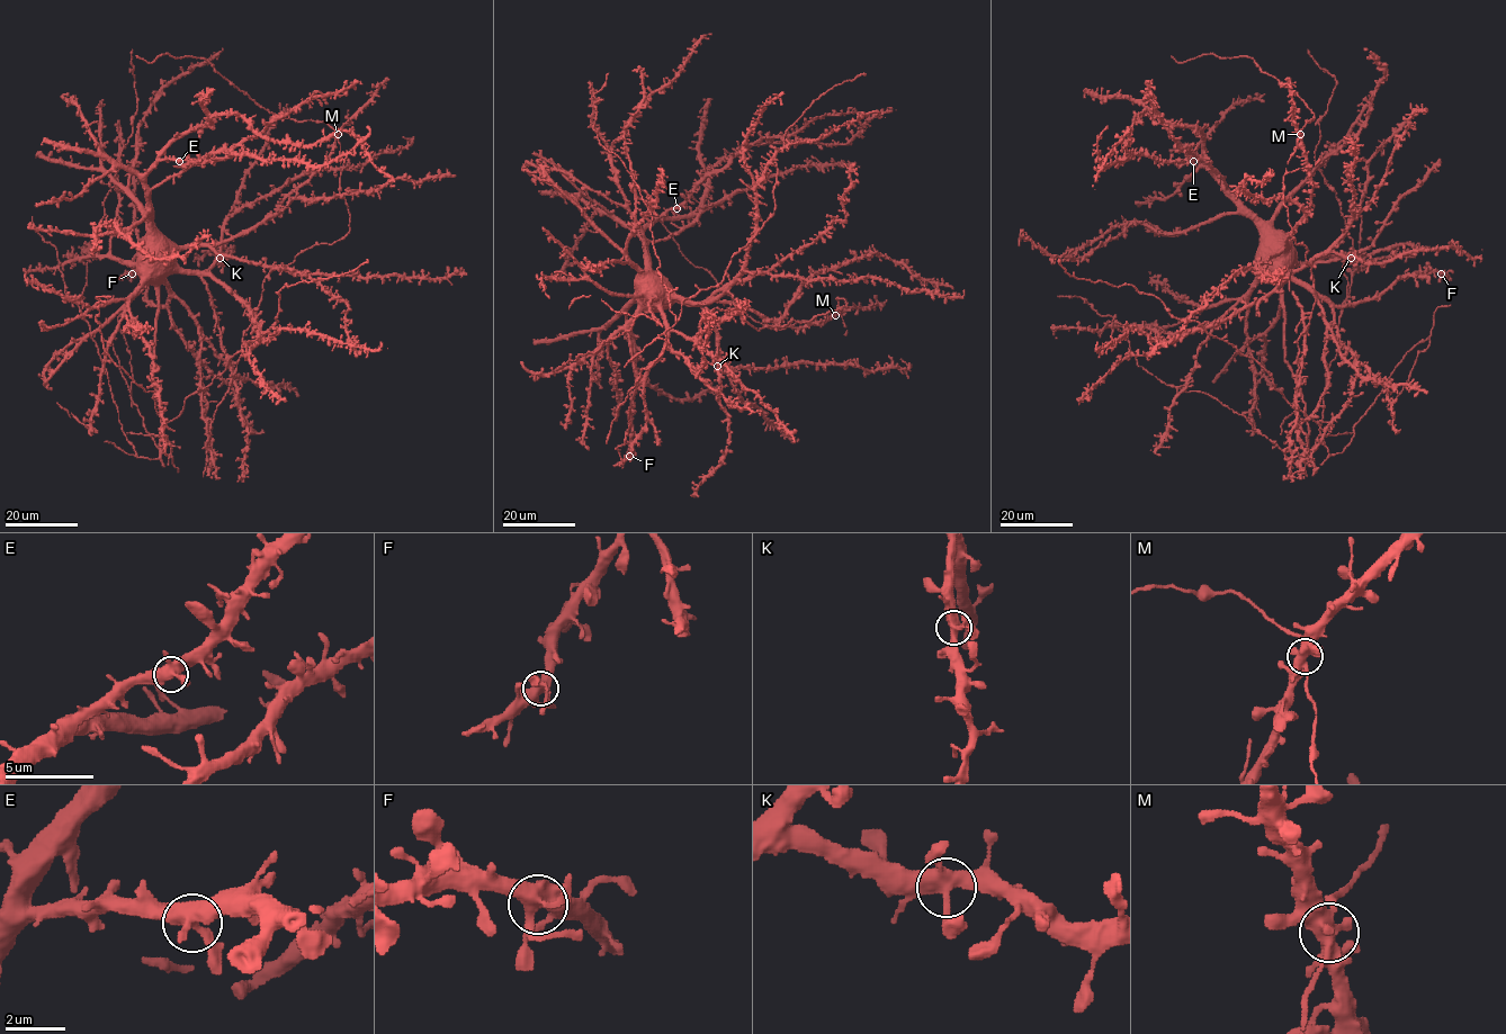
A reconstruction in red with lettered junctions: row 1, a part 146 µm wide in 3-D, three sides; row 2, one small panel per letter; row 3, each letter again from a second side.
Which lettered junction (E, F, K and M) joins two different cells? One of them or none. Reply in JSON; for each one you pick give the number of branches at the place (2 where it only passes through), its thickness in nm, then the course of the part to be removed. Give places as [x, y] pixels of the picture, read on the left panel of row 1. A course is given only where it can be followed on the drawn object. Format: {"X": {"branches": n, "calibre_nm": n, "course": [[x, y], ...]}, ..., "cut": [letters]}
{"cut": []}

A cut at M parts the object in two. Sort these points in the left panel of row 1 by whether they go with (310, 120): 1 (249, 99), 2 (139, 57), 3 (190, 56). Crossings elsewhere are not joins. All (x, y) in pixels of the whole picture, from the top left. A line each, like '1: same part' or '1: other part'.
1: same part
2: same part
3: same part

